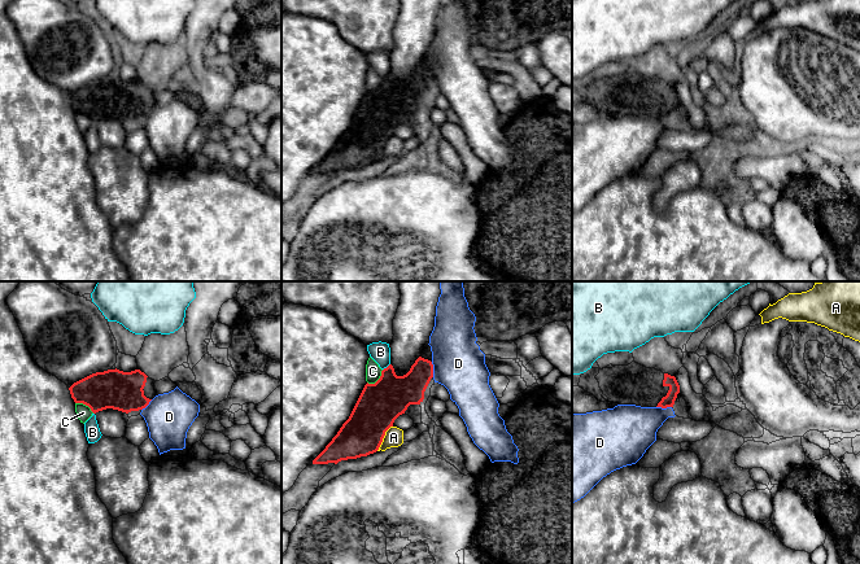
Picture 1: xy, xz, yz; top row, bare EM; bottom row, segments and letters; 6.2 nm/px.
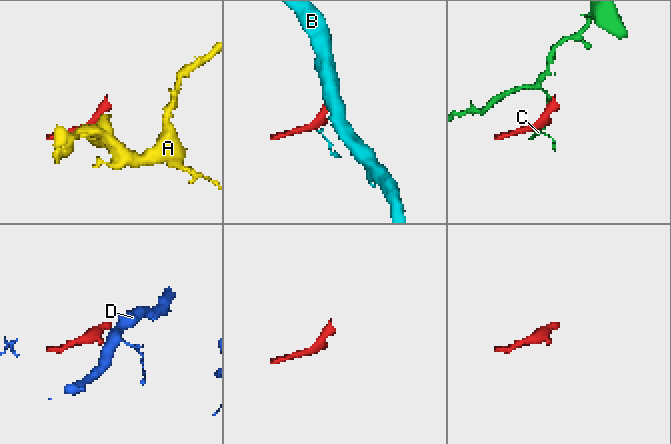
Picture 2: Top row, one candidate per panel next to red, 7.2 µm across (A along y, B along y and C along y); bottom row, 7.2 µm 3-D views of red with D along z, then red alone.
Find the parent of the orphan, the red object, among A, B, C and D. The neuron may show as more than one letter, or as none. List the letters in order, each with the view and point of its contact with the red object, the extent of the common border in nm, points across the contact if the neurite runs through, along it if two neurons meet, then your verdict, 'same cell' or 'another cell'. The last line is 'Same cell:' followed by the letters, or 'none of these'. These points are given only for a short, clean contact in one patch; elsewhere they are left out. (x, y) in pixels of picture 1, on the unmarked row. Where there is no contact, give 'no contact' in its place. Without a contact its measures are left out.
A: xz (383, 147) | 190 nm | another cell
B: xz (387, 77) | 60 nm | another cell
C: xz (378, 90) | 130 nm | another cell
D: xz (432, 79) | 100 nm | along xz (431, 71), (433, 86) | another cell
Same cell: none of these

